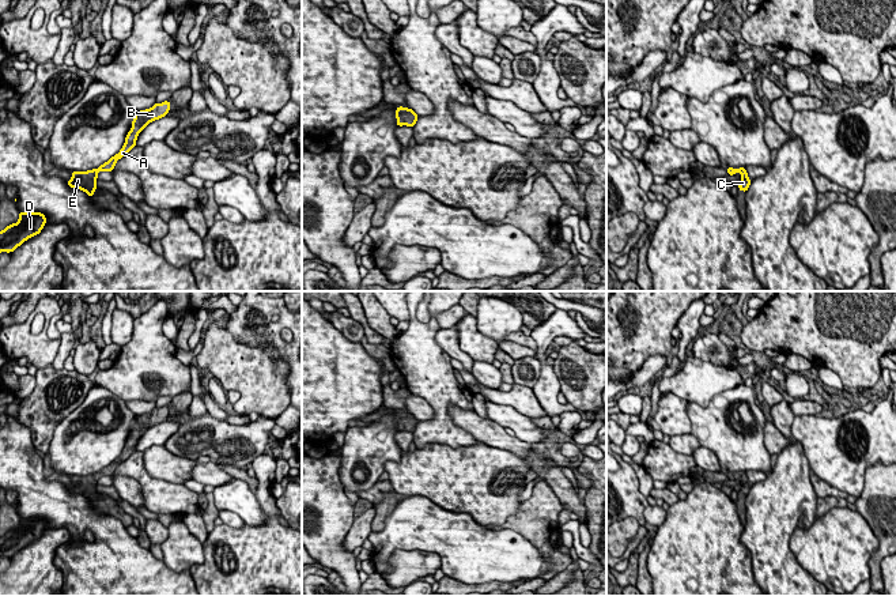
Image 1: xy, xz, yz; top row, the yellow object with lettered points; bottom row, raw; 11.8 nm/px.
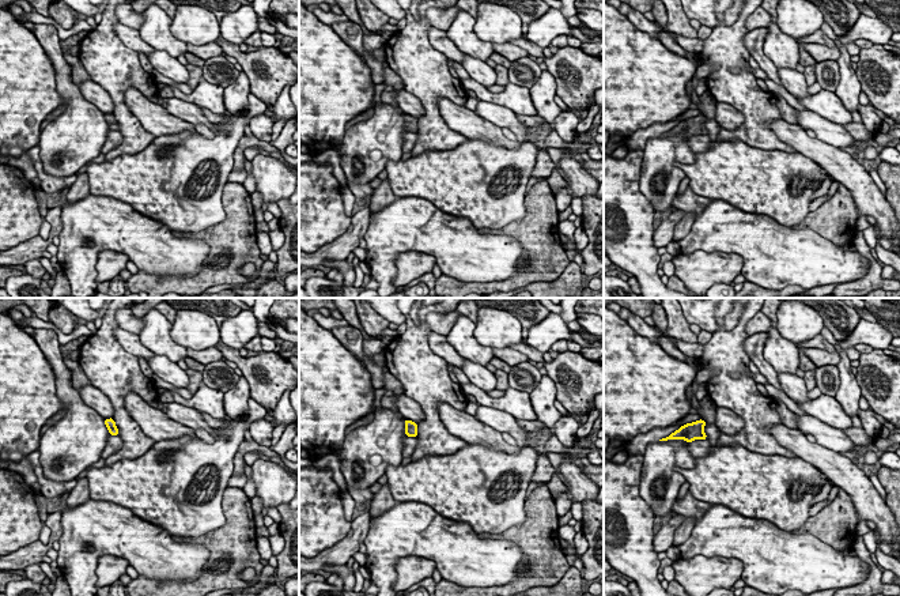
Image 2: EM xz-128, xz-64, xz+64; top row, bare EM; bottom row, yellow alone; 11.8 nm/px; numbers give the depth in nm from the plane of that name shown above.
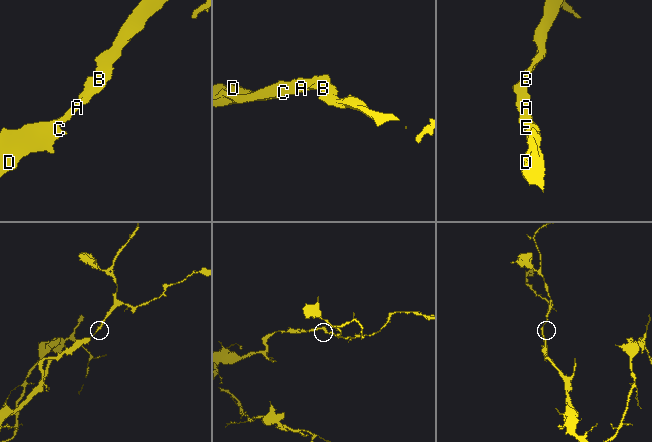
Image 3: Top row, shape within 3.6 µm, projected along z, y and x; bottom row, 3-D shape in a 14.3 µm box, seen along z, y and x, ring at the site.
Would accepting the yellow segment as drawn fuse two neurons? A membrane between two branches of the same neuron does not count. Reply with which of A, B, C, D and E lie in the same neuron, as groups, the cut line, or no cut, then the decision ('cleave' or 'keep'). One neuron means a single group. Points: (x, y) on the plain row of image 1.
groups A B C D E; cut none; keep

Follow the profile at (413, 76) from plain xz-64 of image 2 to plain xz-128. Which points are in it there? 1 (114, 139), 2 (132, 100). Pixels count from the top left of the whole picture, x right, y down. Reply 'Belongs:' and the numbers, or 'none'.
Belongs: none

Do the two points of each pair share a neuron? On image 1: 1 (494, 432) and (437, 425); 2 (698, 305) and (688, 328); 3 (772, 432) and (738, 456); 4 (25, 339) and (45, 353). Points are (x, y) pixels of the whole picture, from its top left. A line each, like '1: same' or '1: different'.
1: different
2: same
3: different
4: same

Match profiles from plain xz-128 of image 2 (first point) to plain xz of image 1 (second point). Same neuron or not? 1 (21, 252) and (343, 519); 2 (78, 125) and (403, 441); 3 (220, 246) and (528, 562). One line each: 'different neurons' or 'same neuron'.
1: different neurons
2: different neurons
3: different neurons

